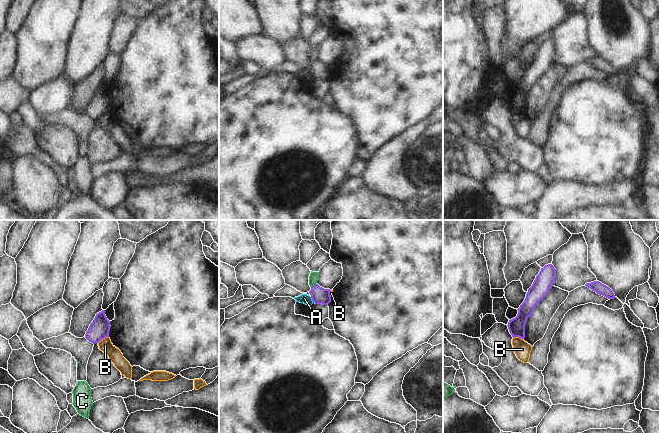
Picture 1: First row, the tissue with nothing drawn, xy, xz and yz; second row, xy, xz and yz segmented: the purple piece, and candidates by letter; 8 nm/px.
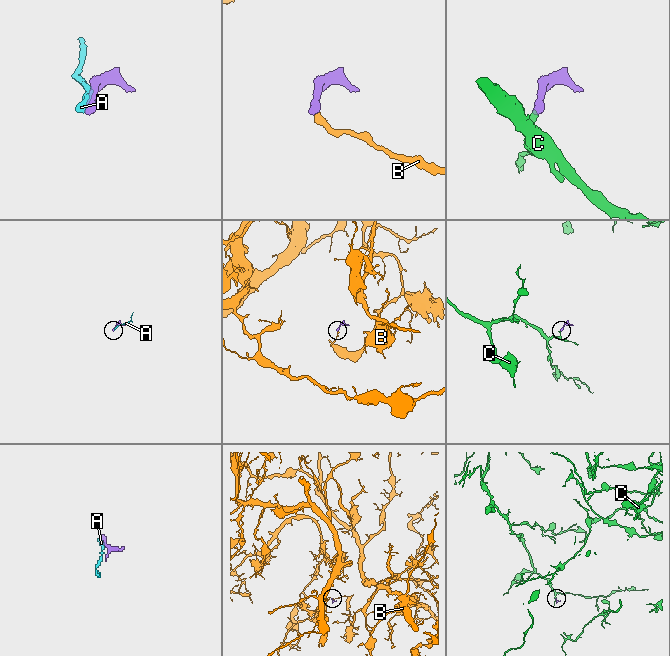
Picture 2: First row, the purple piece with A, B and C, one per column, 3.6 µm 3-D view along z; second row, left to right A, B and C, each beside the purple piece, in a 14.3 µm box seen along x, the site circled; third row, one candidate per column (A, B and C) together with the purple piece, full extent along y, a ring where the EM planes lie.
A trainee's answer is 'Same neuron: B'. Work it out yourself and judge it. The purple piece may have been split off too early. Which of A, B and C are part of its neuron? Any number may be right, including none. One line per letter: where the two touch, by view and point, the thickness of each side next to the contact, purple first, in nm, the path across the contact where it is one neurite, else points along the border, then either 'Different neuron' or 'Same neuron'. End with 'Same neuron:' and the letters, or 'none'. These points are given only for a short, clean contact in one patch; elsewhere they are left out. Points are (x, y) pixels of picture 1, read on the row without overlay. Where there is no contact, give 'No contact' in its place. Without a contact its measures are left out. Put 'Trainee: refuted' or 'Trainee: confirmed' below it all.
A: Touches purple at xz (312, 76). Thickness 140 nm (purple) against 80 nm. Boundary: xz (310, 73), (313, 78). Different neuron
B: Touches purple at xy (103, 114). Thickness 160 nm (purple) against 110 nm. Boundary: xy (108, 112), (98, 119). Different neuron
C: Touches purple at xz (314, 61). Thickness 140 nm (purple) against 80 nm. Boundary: xz (316, 59), (311, 63). Different neuron
Same neuron: none
Trainee: refuted

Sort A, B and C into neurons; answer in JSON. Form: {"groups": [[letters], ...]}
{"groups": [["A"], ["B"], ["C"]]}

